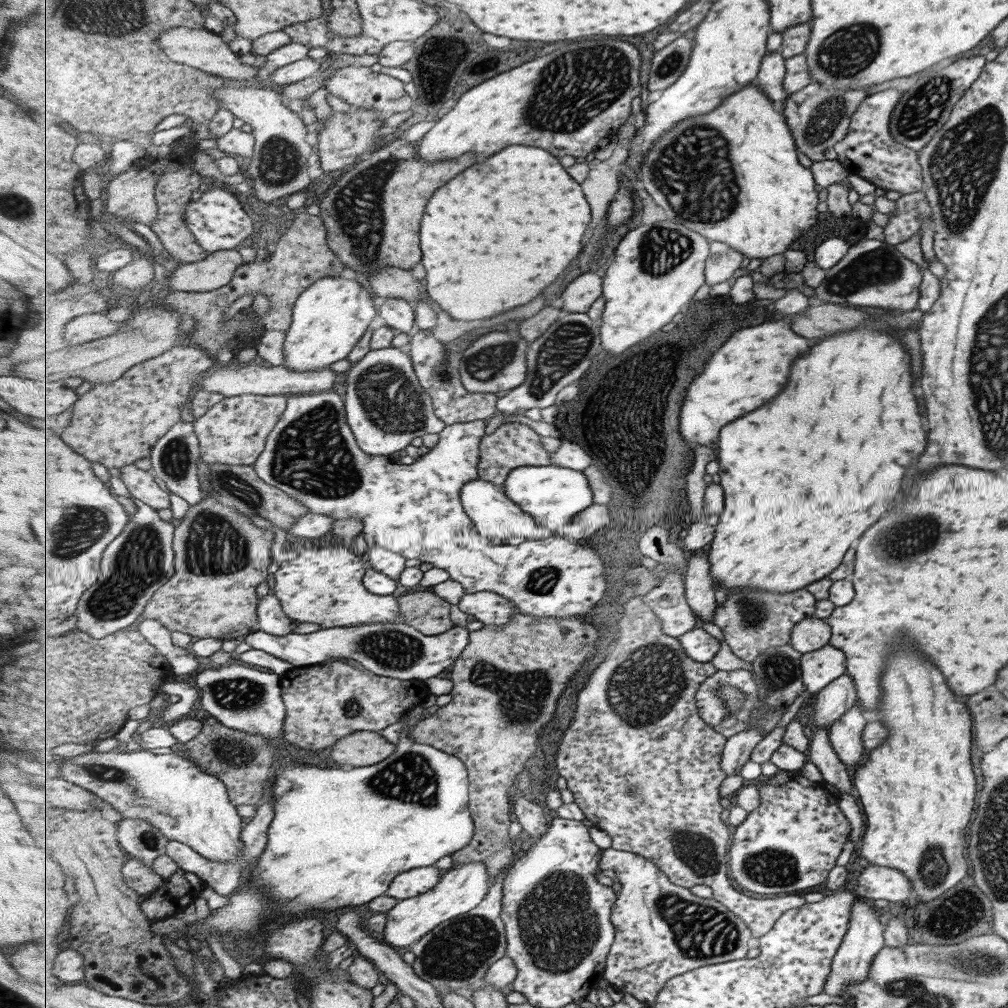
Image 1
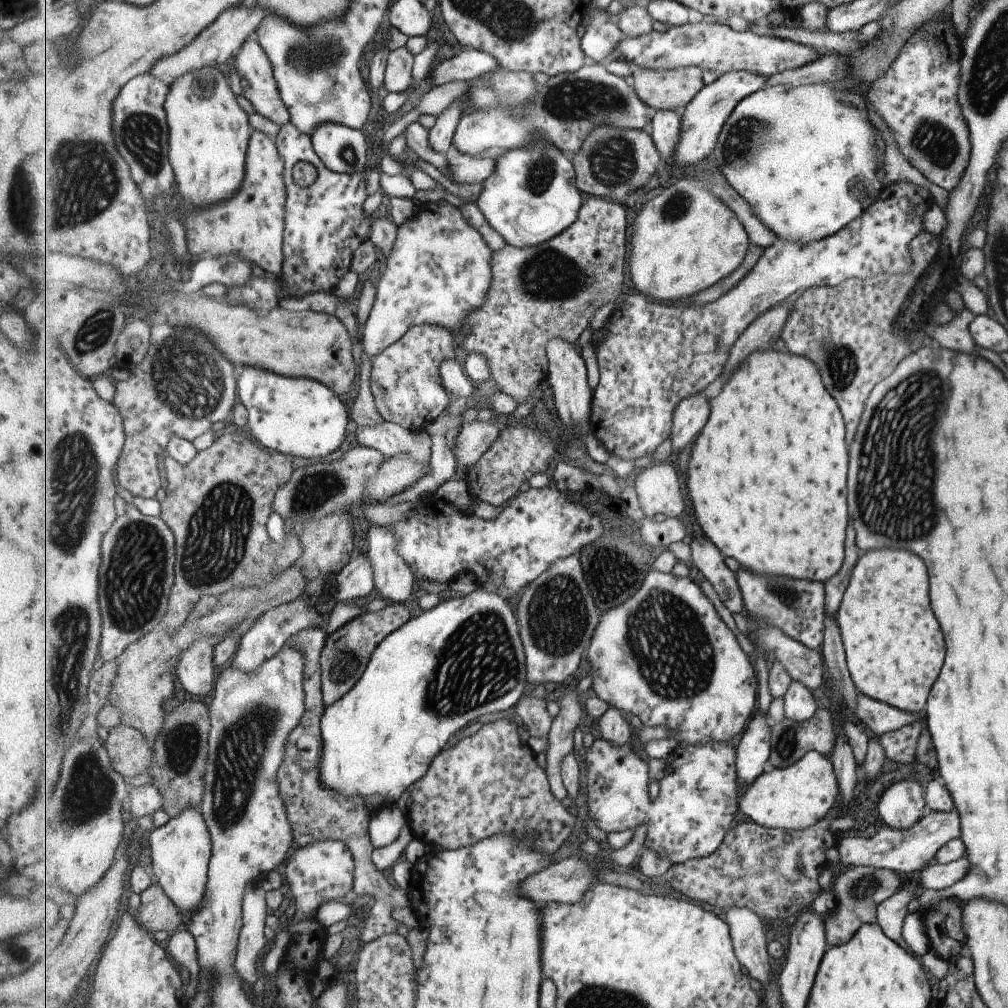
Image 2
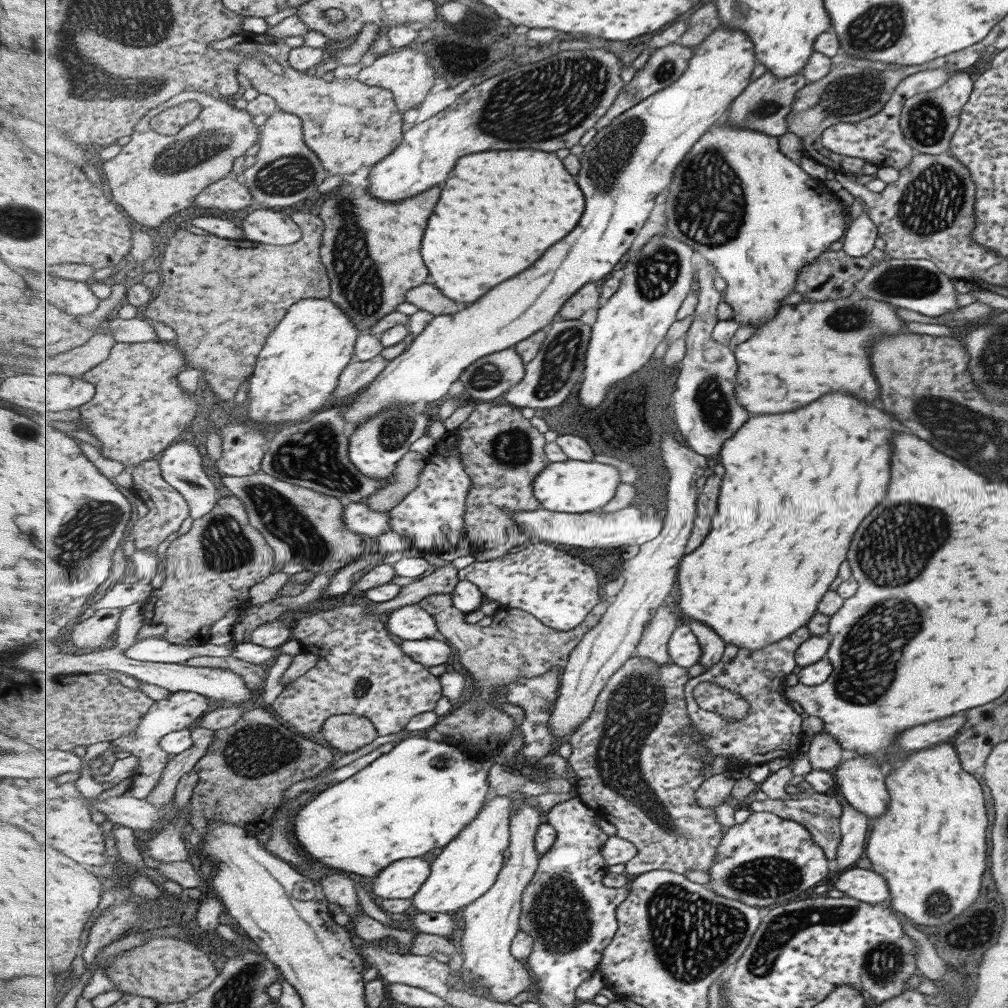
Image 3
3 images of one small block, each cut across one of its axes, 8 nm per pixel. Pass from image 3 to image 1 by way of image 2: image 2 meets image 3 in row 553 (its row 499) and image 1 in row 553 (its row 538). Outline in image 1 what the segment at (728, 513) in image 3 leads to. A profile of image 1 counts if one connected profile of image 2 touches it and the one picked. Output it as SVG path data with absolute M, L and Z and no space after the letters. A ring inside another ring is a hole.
M861 326L855 330L835 332L831 336L817 340L807 350L807 354L799 356L799 360L793 362L789 384L783 390L783 394L779 394L779 398L775 398L773 402L767 402L767 406L743 416L741 420L731 422L731 426L725 426L725 432L718 440L717 451L720 462L720 471L718 472L720 485L727 490L727 510L723 512L719 526L716 526L715 539L713 539L709 550L716 586L720 584L726 589L727 594L737 589L759 589L770 593L801 590L810 582L821 580L834 568L837 568L845 551L851 548L851 542L857 540L873 522L877 522L881 518L881 514L889 508L889 504L897 496L901 478L903 478L909 462L913 458L917 458L925 448L925 430L921 428L919 406L911 392L913 378L909 374L911 372L909 370L910 356L907 354L903 344L889 330L875 330L873 326Z

